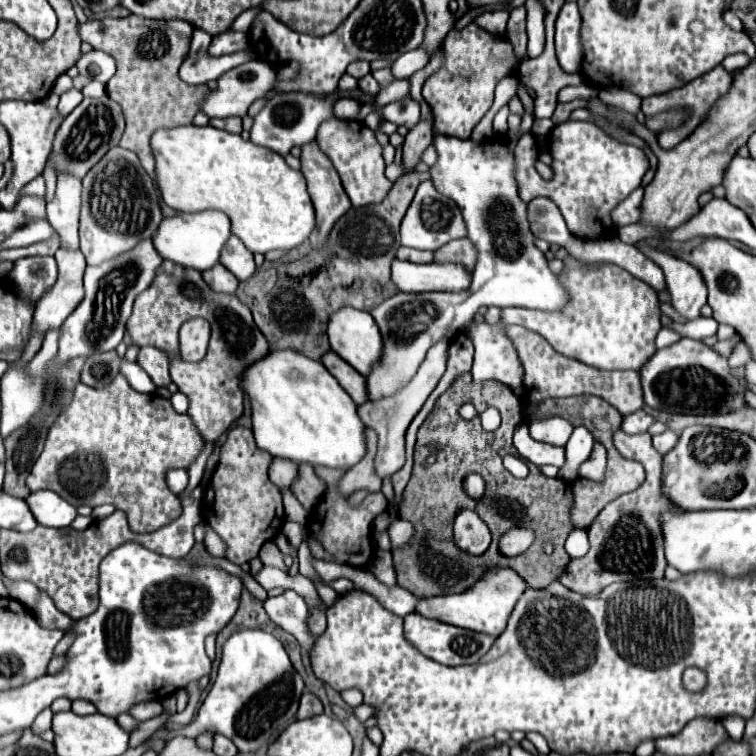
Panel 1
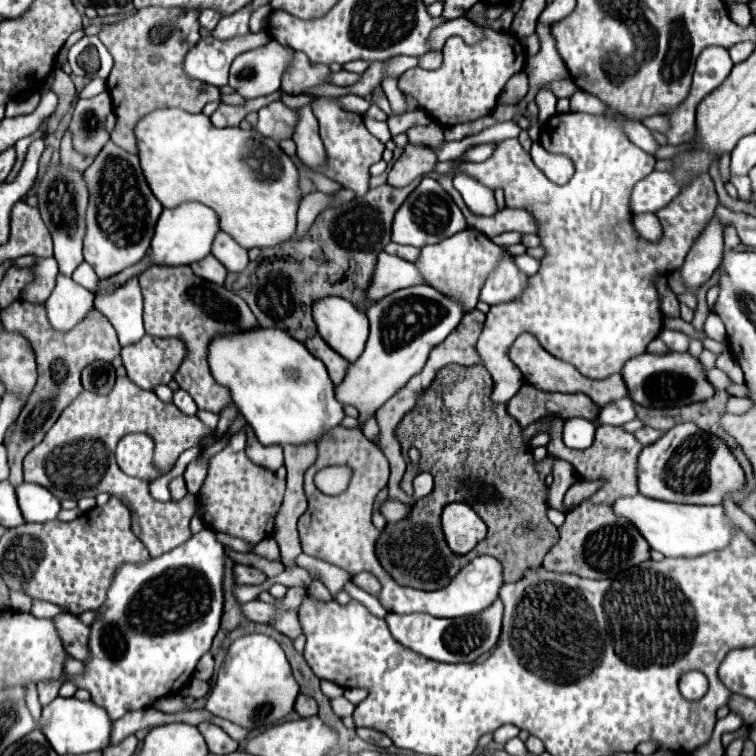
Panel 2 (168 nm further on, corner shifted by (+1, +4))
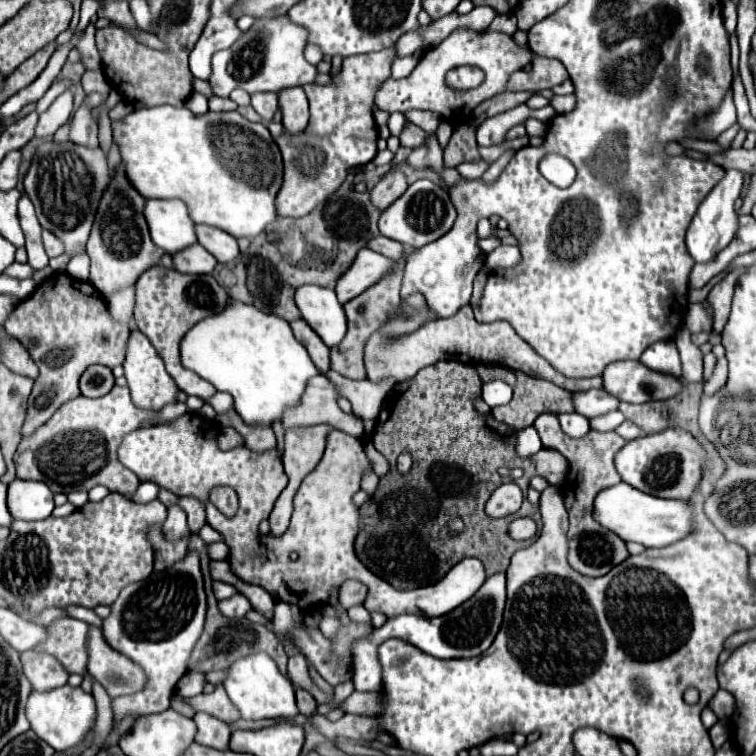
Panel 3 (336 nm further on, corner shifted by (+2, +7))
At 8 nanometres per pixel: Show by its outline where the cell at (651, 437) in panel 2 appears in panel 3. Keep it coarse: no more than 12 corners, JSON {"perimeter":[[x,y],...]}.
{"perimeter":[[622,422],[614,432],[624,440],[634,440],[642,430],[632,422]]}

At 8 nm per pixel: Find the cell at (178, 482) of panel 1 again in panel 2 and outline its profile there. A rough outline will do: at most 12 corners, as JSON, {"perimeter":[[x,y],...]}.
{"perimeter":[[175,477],[169,483],[173,501],[179,501],[187,495],[185,479]]}

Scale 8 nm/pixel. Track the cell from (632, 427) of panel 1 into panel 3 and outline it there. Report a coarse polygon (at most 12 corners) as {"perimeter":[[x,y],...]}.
{"perimeter":[[604,390],[572,392],[574,410],[594,418],[618,408]]}

